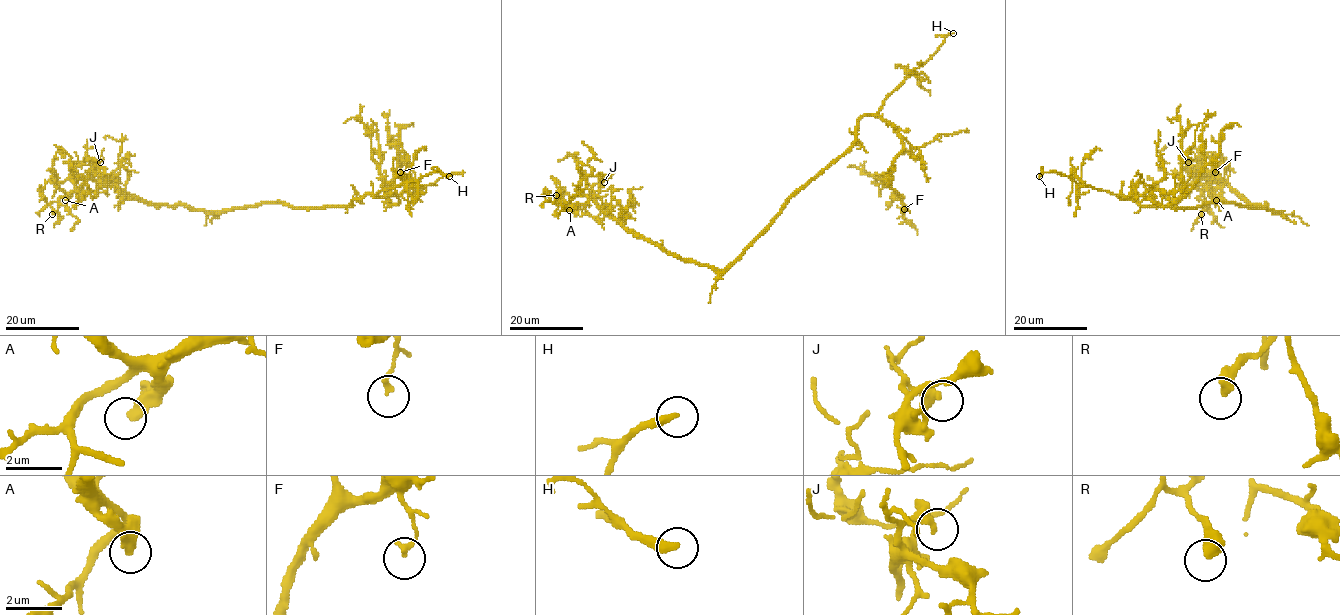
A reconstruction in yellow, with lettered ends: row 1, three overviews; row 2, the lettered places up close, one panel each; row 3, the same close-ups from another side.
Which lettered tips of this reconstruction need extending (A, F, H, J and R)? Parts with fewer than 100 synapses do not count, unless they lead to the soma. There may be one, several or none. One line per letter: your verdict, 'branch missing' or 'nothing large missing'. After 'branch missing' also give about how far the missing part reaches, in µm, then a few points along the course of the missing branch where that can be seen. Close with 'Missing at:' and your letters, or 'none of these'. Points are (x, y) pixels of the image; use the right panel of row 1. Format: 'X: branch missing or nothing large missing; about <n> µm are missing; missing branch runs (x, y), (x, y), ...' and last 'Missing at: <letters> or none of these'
A: nothing large missing
F: nothing large missing
H: branch missing; about 15 µm are missing; missing branch runs (1039, 176), (1036, 174), (1032, 178), (1044, 181), (1047, 184), (1044, 185)
J: nothing large missing
R: nothing large missing
Missing at: H

